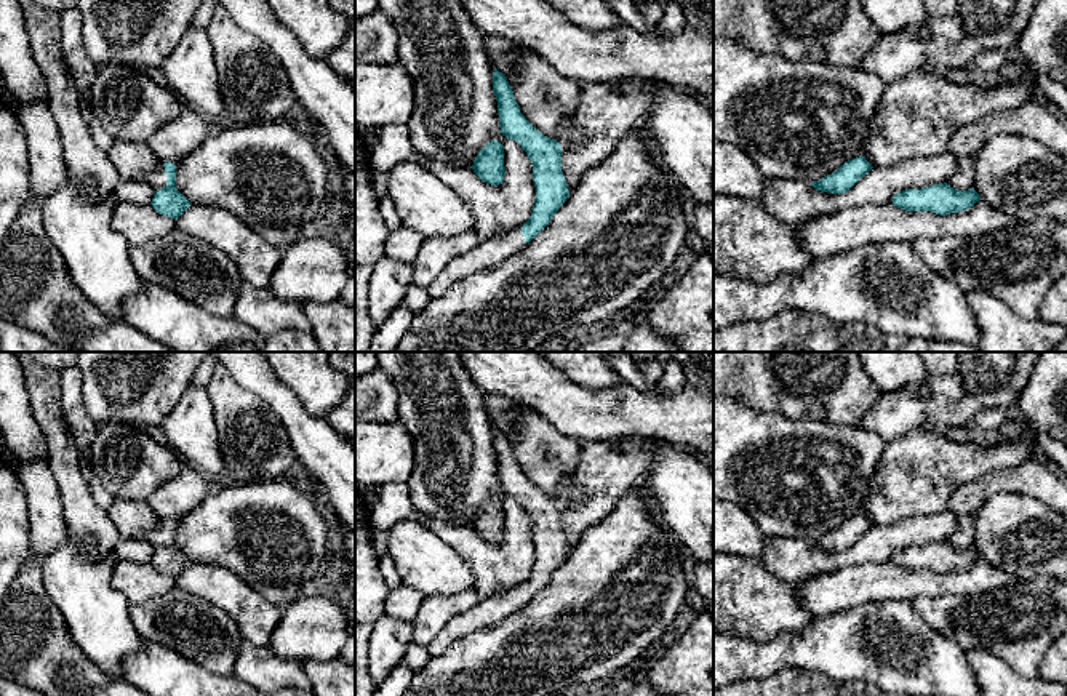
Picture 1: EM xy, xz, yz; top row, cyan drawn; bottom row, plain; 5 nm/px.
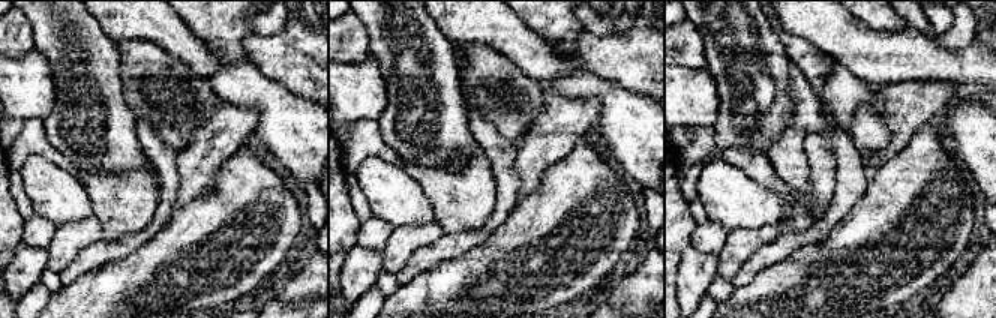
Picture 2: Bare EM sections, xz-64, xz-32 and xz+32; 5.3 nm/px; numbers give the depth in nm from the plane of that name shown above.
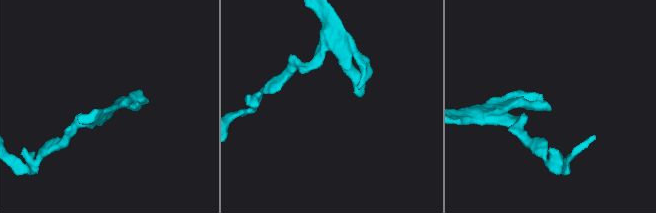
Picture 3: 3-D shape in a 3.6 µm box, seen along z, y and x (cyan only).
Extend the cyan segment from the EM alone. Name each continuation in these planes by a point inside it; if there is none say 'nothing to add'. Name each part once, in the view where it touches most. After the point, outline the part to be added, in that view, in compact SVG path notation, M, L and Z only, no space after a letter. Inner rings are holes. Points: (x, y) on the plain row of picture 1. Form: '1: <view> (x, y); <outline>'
1: xy (157, 538); M163 520L157 528L146 531L141 538L146 539L154 549L163 547L166 544Z

